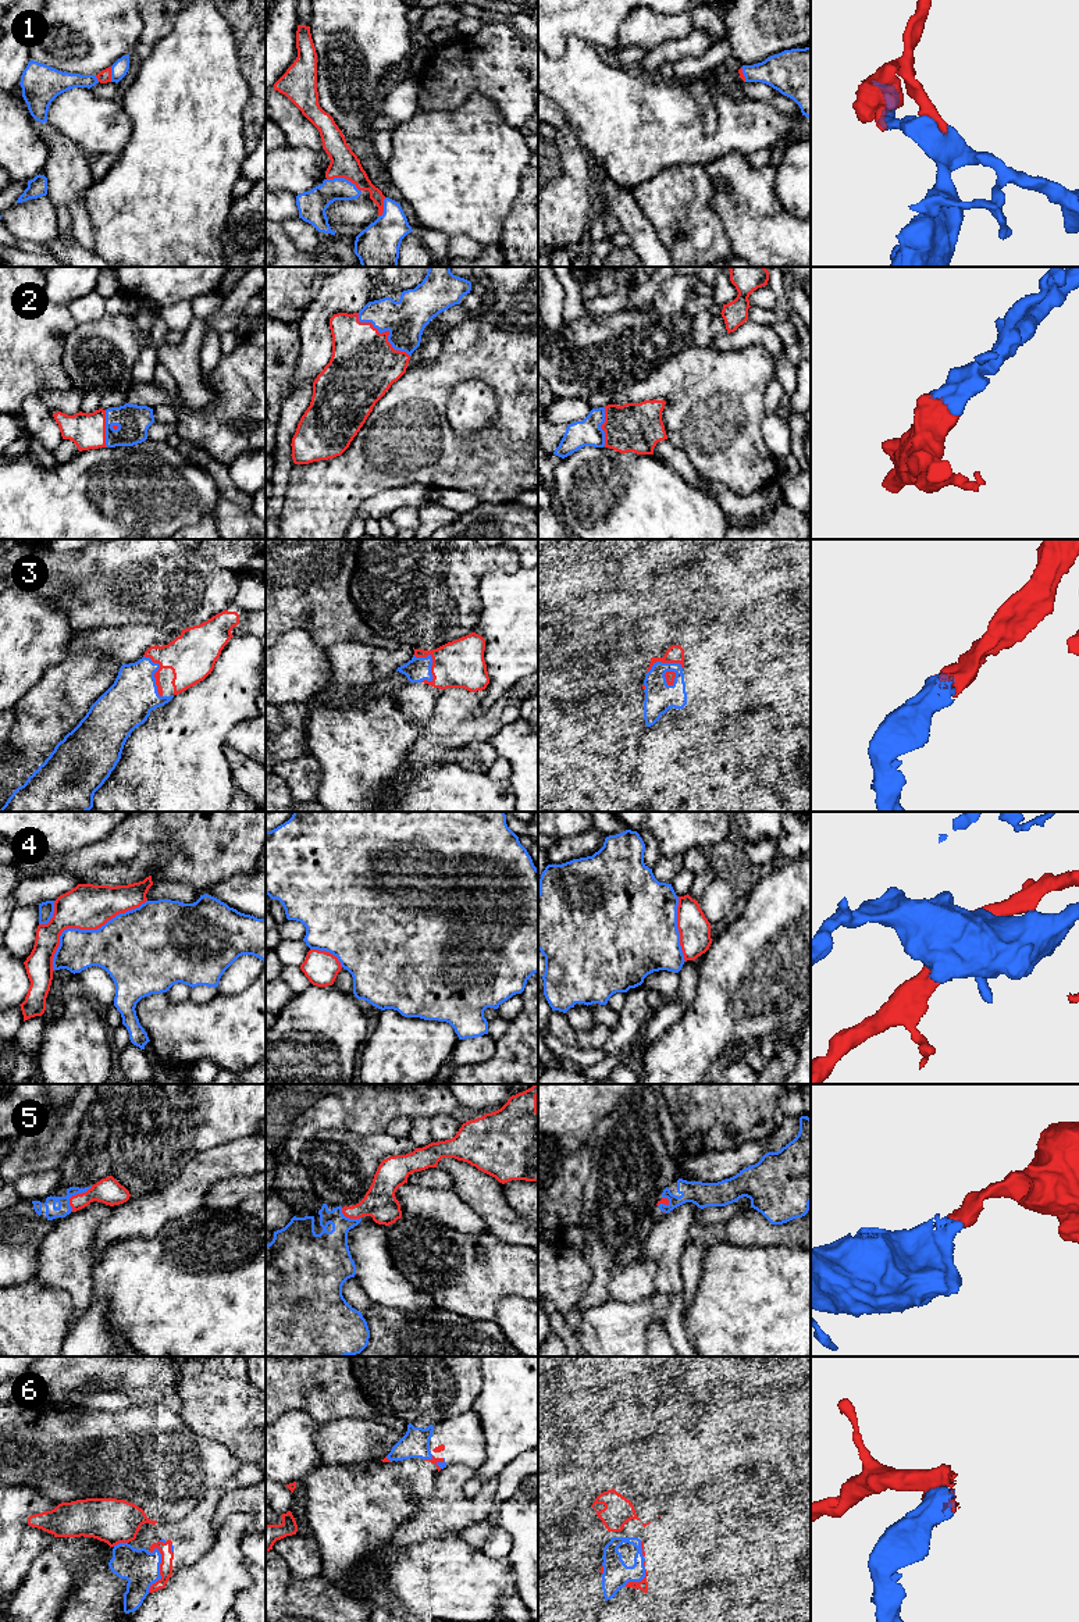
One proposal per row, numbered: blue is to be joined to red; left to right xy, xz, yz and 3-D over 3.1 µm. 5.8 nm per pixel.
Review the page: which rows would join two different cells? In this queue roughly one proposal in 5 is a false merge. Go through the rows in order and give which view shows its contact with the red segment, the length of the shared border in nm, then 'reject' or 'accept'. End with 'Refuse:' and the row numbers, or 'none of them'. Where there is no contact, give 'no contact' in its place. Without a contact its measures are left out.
1: xz | 220 nm | accept
2: xz | 400 nm | accept
3: xz | 190 nm | accept
4: xy | 700 nm | reject
5: xy | 200 nm | accept
6: xy | 280 nm | reject
Refuse: 4, 6

